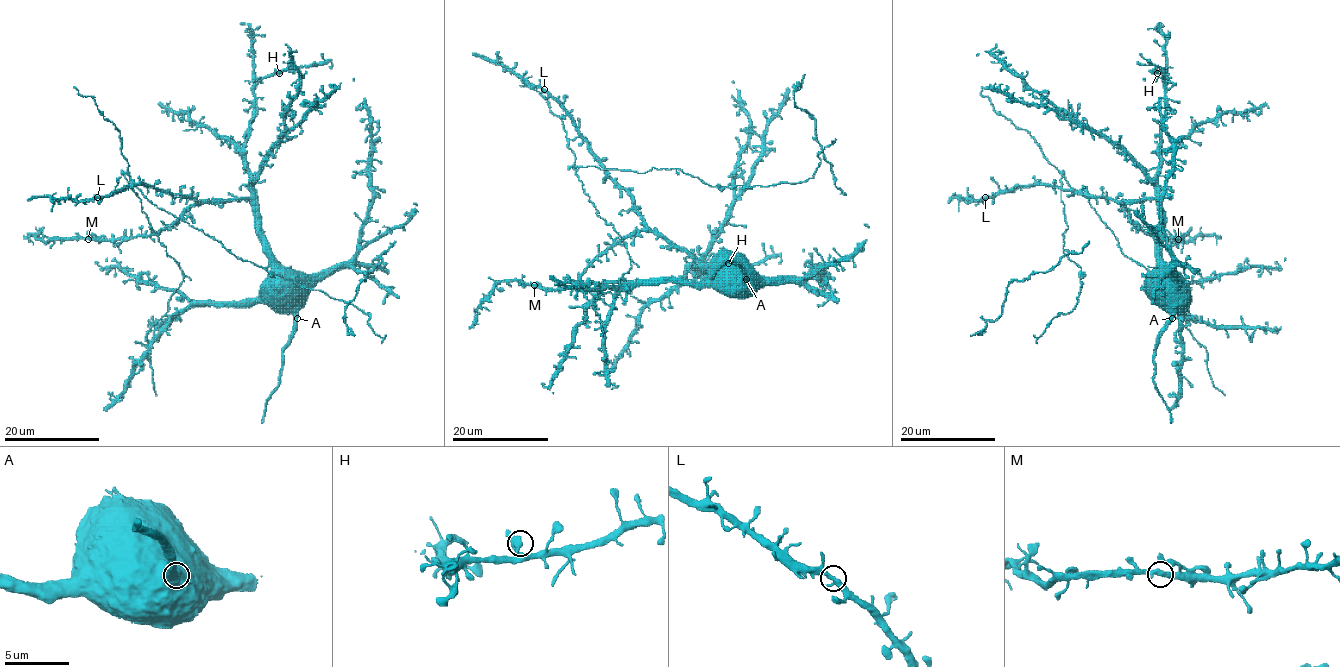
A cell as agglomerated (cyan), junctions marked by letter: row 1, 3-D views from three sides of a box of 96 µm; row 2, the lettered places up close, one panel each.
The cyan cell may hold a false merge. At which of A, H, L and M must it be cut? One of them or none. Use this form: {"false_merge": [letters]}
{"false_merge": []}

